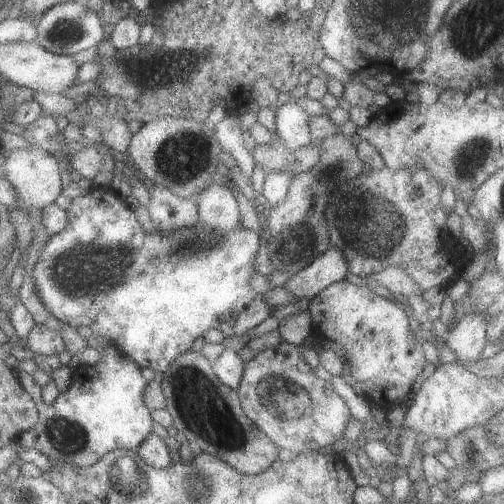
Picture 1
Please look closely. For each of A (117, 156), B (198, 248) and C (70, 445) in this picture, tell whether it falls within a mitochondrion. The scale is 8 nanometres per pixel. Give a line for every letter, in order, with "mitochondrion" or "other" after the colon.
A: other
B: mitochondrion
C: mitochondrion

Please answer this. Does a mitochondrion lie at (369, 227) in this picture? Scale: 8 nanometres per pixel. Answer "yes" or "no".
yes

